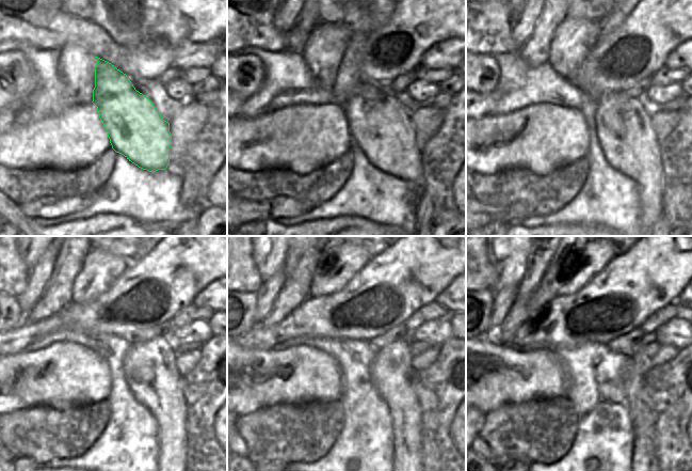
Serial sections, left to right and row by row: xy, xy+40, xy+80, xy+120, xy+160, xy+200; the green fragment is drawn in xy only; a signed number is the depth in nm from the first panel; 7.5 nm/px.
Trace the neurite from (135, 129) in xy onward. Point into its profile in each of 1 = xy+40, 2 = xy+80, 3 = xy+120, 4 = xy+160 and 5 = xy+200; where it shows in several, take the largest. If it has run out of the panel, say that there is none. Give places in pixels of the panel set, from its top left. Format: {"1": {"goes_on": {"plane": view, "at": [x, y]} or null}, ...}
{"1": {"goes_on": {"plane": "xy+40", "at": [379, 124]}}, "2": {"goes_on": {"plane": "xy+80", "at": [624, 128]}}, "3": {"goes_on": {"plane": "xy+120", "at": [149, 369]}}, "4": {"goes_on": {"plane": "xy+160", "at": [390, 371]}}, "5": {"goes_on": {"plane": "xy+200", "at": [643, 418]}}}

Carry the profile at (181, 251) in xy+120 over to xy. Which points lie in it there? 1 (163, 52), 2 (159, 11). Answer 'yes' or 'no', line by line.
1: yes
2: no

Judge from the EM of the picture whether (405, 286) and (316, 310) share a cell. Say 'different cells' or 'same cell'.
same cell

